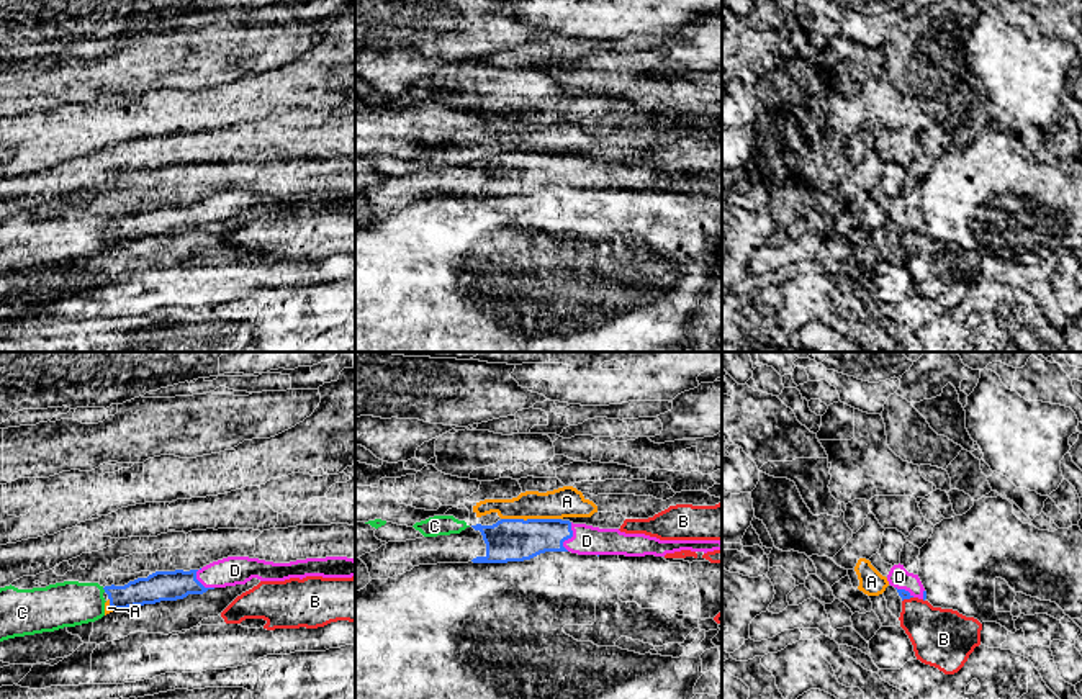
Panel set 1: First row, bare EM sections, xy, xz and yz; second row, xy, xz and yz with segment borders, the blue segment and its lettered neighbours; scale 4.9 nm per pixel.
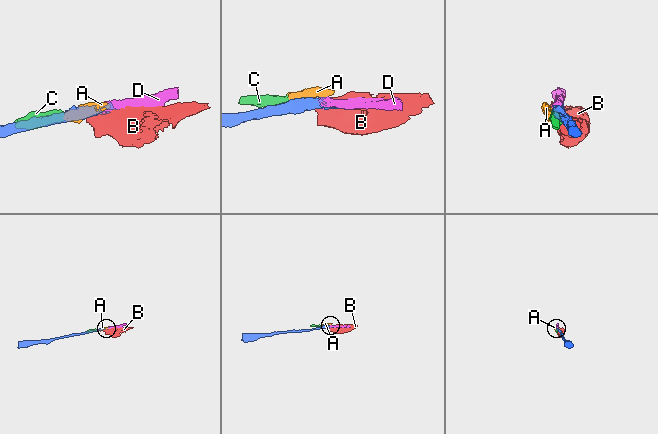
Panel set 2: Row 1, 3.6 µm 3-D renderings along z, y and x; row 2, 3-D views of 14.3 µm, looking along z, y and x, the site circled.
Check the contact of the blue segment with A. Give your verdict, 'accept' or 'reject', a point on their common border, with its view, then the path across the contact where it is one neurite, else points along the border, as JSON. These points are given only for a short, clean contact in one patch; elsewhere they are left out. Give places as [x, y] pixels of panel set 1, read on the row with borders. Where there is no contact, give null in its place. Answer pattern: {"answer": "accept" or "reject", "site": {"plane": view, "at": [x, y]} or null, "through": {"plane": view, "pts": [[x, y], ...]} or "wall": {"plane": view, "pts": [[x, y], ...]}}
{"answer": "reject", "site": {"plane": "xz", "at": [531, 519]}}

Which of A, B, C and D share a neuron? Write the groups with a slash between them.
A C / B / D

